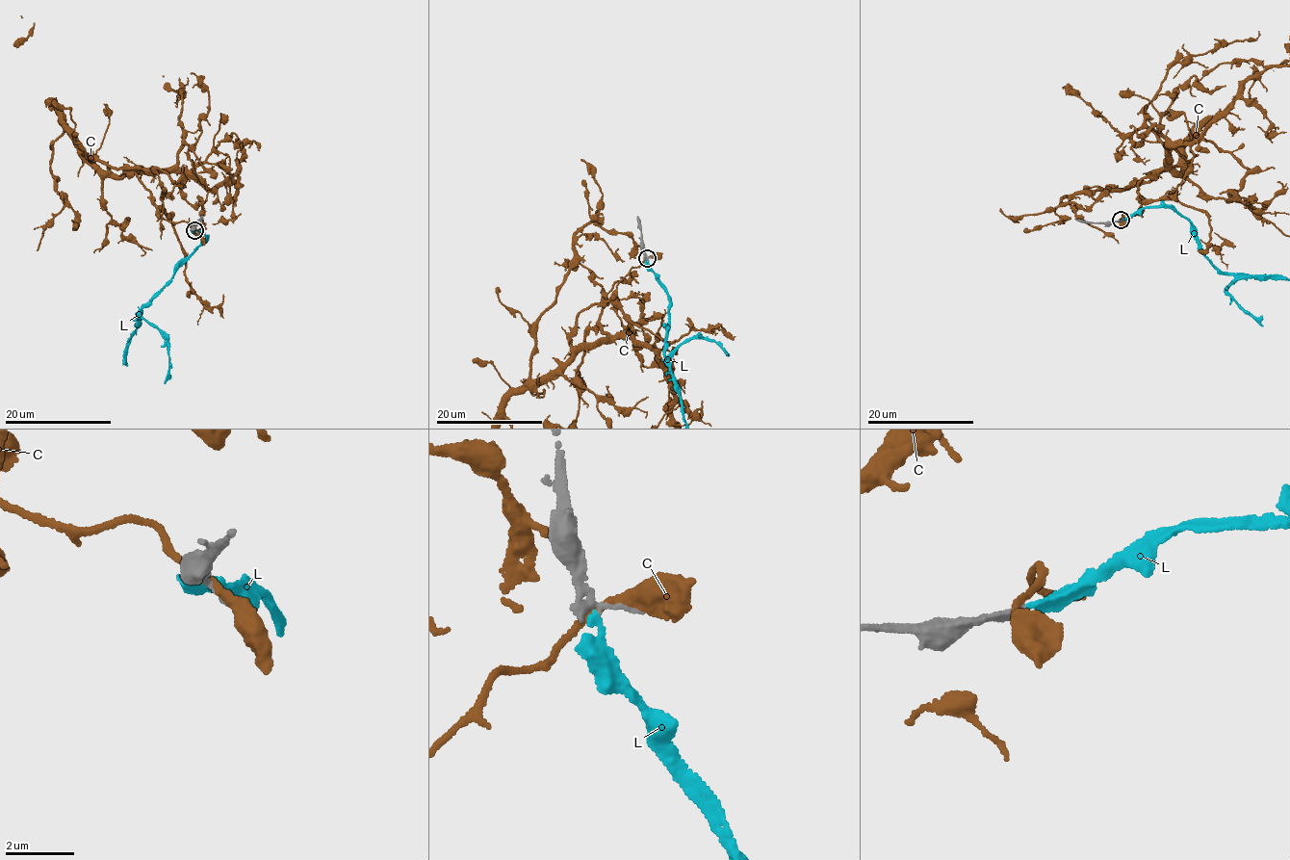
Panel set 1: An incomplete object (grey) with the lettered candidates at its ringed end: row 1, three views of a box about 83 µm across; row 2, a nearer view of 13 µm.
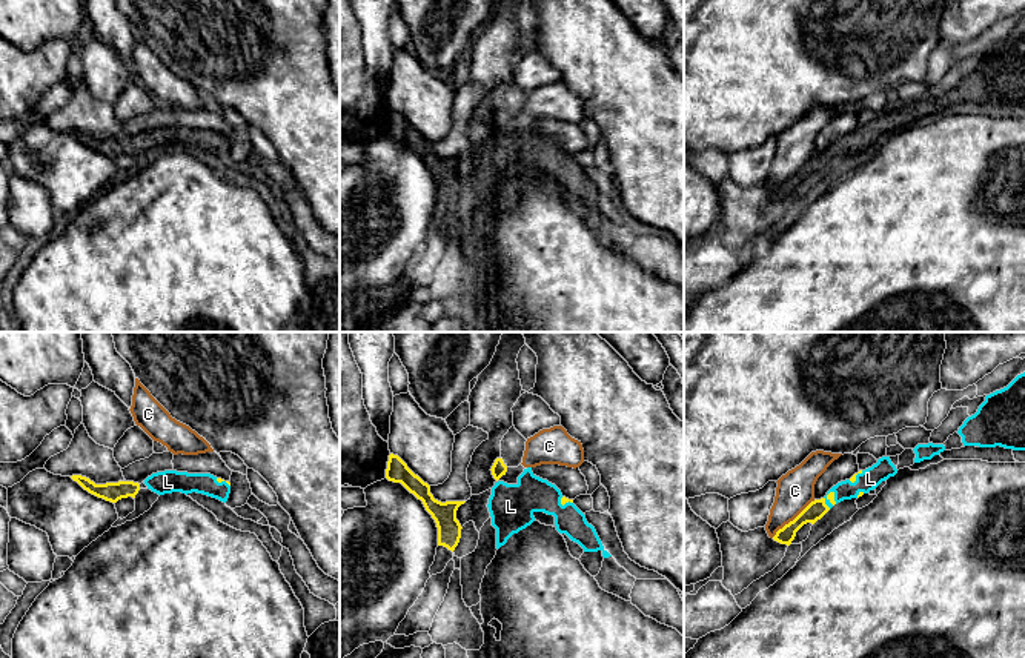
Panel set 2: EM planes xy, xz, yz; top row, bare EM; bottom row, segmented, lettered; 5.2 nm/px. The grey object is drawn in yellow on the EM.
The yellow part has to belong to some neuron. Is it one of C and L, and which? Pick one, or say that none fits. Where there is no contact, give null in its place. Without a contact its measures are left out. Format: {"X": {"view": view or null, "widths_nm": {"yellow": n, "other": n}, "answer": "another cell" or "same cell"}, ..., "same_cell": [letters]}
{"C": {"view": "yz", "widths_nm": {"yellow": 100, "other": 200}, "answer": "another cell"}, "L": {"view": "yz", "widths_nm": {"yellow": 40, "other": 110}, "answer": "same cell"}, "same_cell": ["L"]}

